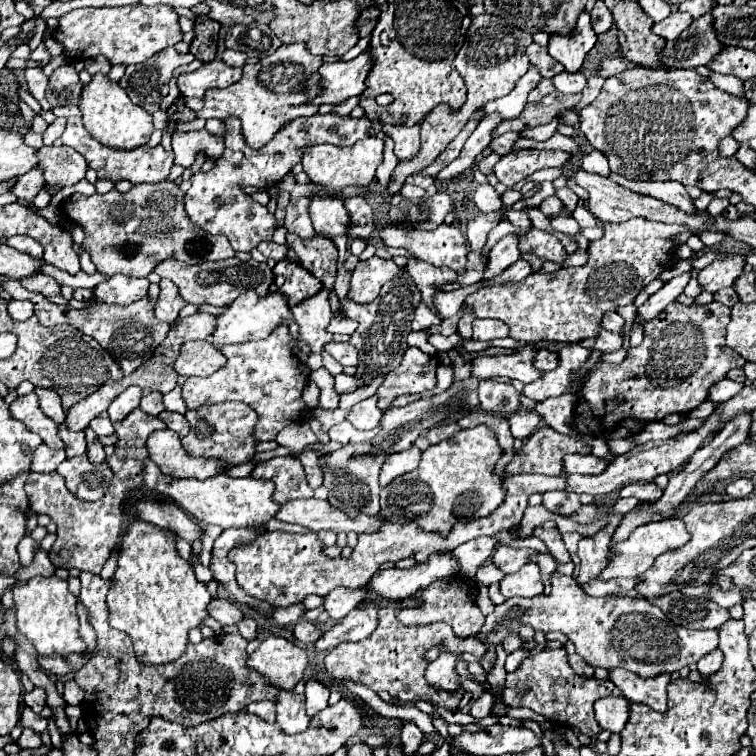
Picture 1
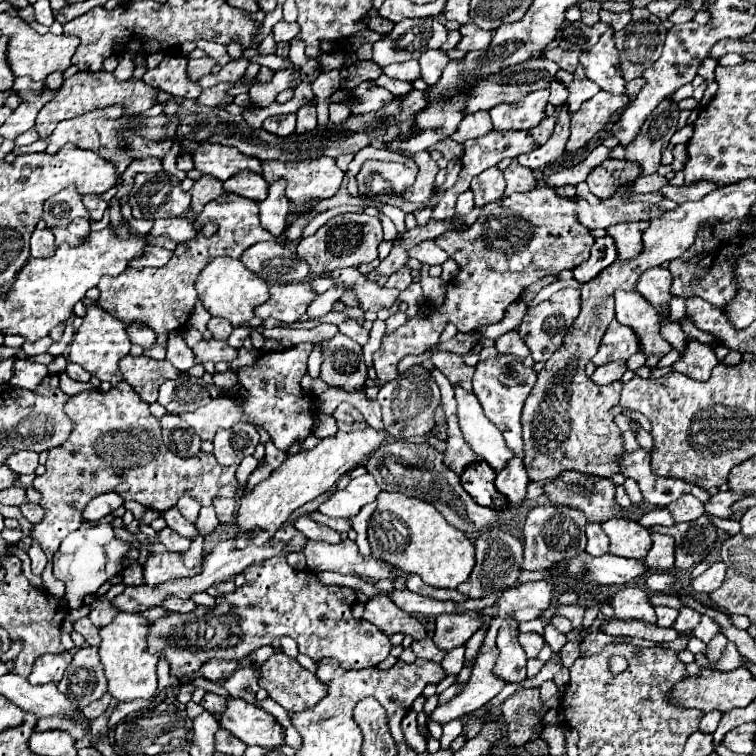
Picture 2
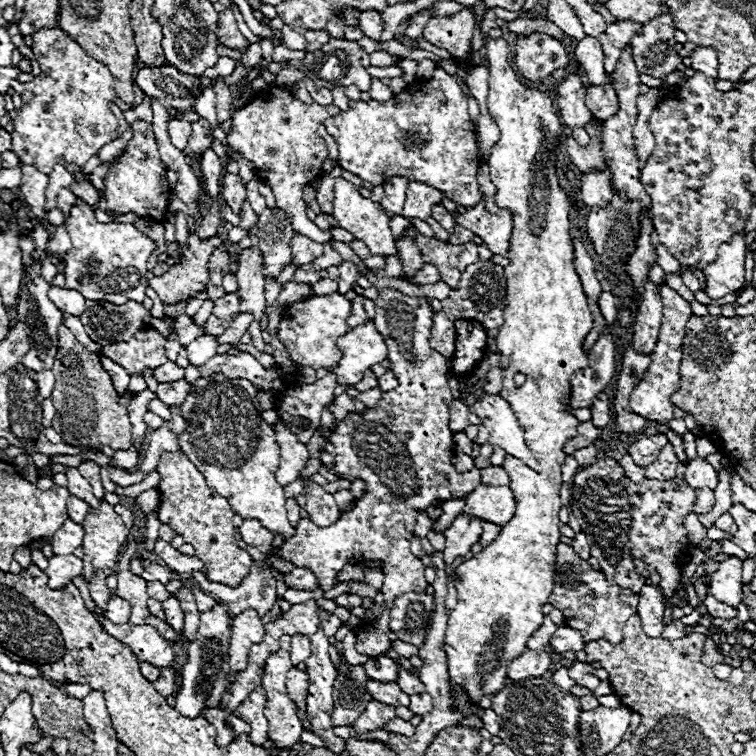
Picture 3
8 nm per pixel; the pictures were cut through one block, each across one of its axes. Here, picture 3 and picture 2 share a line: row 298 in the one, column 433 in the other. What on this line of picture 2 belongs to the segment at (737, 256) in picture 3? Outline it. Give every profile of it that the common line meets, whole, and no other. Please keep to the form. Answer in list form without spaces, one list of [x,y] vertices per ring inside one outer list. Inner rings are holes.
[[[490,650],[486,654],[478,654],[472,678],[466,682],[466,688],[462,694],[454,696],[448,704],[442,704],[434,710],[432,718],[436,722],[450,722],[454,718],[462,718],[466,712],[472,712],[492,700],[506,684],[504,678],[494,674],[494,666],[498,660],[498,650]]]

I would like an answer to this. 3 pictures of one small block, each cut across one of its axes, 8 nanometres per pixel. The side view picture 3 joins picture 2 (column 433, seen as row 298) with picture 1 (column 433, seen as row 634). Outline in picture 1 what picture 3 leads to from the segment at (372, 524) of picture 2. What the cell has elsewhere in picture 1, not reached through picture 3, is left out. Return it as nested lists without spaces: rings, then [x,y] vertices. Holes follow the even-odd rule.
[[[480,424],[470,430],[460,430],[452,438],[430,446],[422,452],[420,466],[414,472],[402,474],[380,490],[380,516],[388,522],[416,522],[426,532],[446,536],[456,522],[470,522],[494,512],[502,500],[502,478],[494,472],[502,448],[494,432]]]

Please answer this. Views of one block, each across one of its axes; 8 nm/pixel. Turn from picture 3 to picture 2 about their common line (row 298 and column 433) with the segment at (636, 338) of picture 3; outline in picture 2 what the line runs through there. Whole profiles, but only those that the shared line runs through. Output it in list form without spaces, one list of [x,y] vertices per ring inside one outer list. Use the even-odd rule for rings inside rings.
[[[424,638],[424,640],[418,640],[418,642],[412,642],[412,650],[418,658],[424,658],[424,660],[432,660],[432,662],[442,662],[444,654],[440,648],[434,646],[432,638]]]

